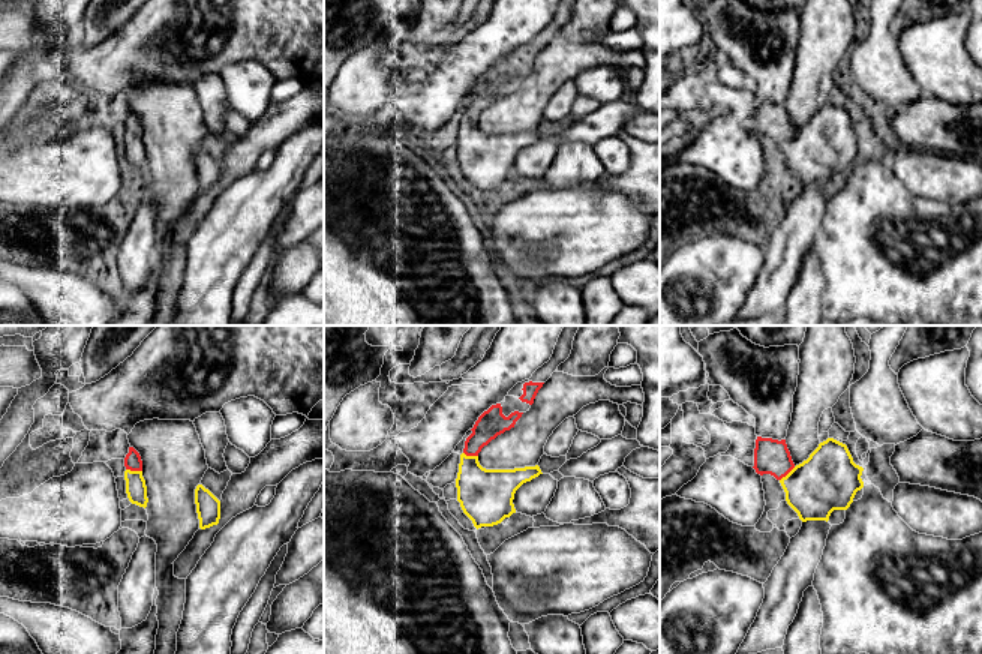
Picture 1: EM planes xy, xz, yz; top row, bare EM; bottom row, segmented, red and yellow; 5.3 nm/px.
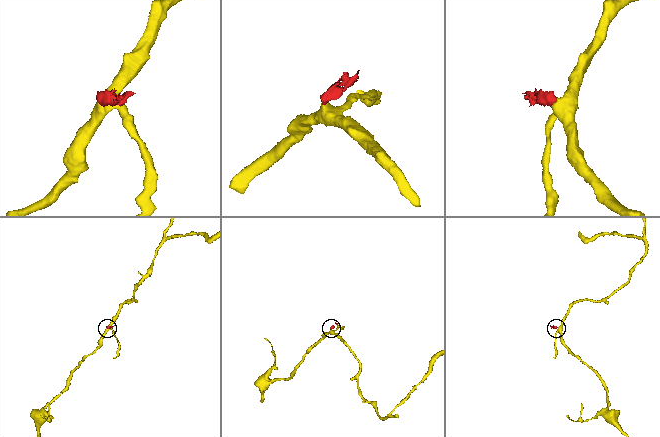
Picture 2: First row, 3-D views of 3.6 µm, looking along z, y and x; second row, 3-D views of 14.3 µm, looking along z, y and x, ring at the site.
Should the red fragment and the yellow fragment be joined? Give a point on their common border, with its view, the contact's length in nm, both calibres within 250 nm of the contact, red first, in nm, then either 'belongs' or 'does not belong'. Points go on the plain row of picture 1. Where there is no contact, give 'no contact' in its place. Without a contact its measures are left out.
contact xy (134, 134); length 90 nm; calibres 90 and 110 nm; belongs

